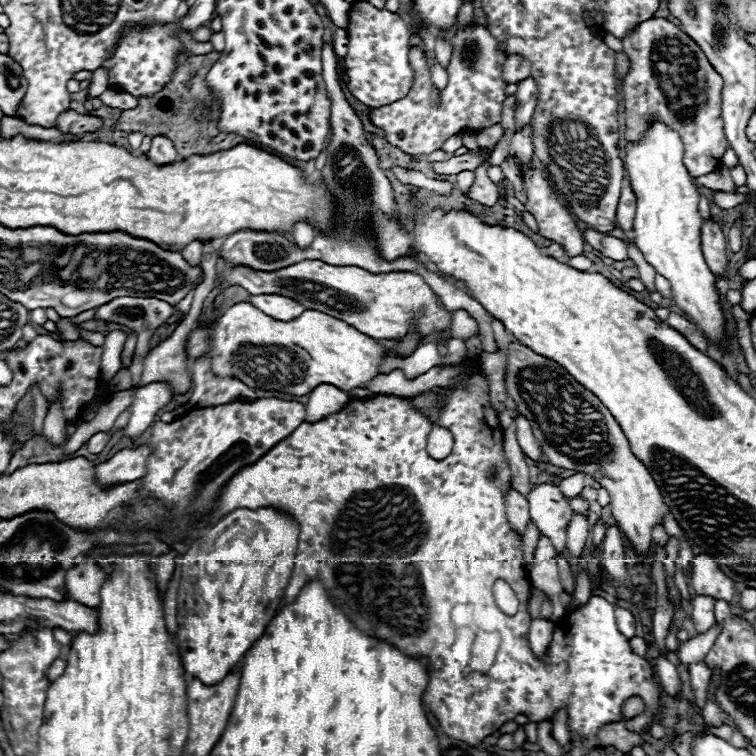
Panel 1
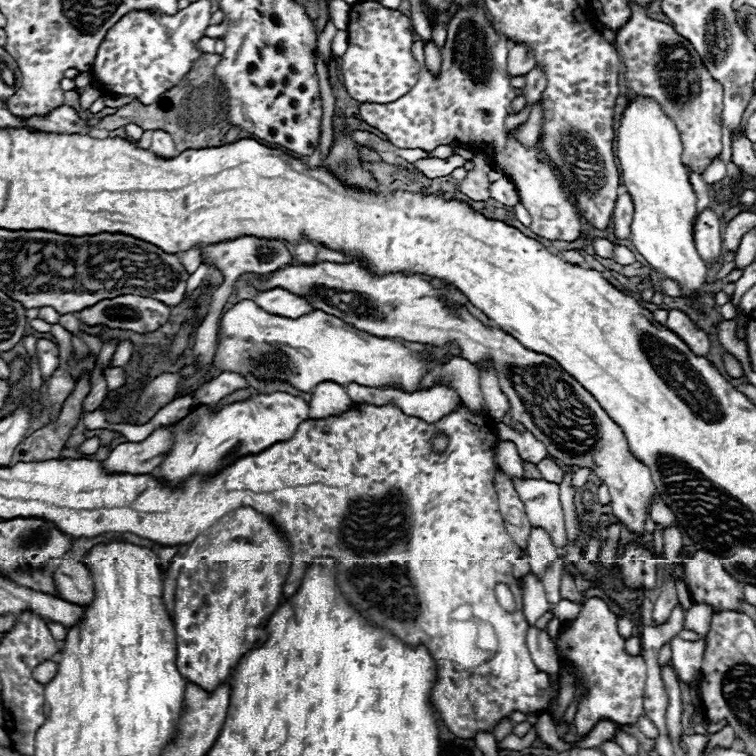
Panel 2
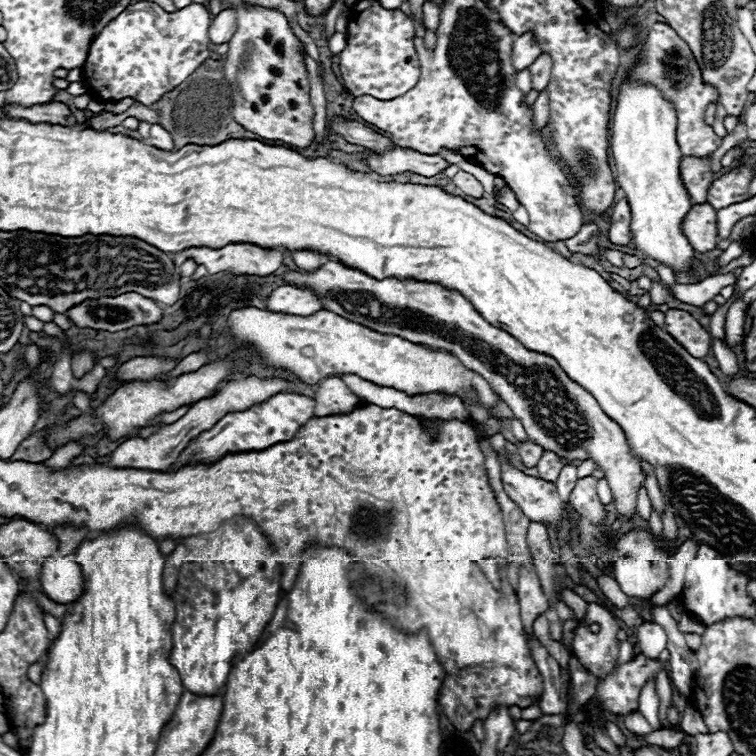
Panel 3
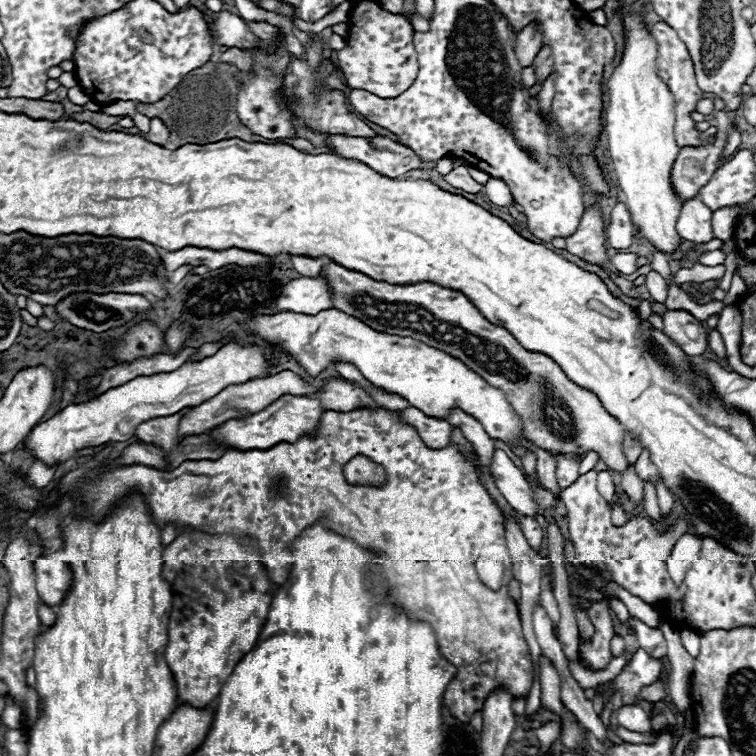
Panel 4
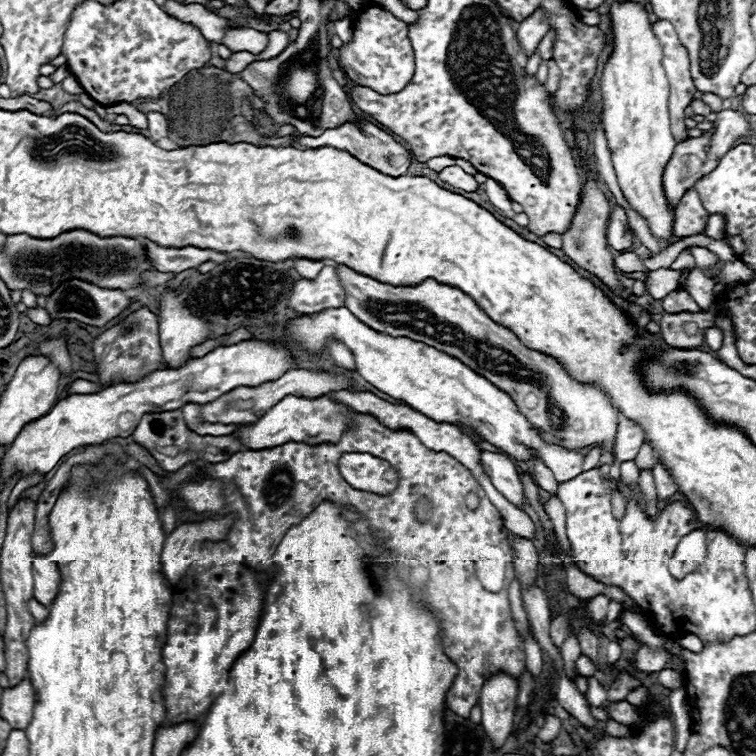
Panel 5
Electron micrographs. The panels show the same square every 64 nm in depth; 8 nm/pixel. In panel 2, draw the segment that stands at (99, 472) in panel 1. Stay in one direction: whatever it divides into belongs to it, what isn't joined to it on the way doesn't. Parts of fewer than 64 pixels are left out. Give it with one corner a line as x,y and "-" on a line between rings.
164,428
154,430
142,442
124,442
112,450
102,468
108,474
150,474
172,446
172,434

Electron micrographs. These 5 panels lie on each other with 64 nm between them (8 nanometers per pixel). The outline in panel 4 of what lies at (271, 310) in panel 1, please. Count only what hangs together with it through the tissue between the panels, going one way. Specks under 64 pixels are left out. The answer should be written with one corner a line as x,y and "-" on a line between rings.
298,278
290,280
280,296
276,298
276,308
282,312
296,314
316,314
332,306
326,282
320,278

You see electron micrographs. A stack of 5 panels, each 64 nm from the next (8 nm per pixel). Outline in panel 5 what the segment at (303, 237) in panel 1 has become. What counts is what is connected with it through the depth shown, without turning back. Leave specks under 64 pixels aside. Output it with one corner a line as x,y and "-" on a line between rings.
296,258
294,260
294,264
296,264
296,270
298,270
298,274
302,276
302,278
308,278
308,280
312,280
312,278
316,278
318,276
318,272
328,264
328,260
308,260
308,258

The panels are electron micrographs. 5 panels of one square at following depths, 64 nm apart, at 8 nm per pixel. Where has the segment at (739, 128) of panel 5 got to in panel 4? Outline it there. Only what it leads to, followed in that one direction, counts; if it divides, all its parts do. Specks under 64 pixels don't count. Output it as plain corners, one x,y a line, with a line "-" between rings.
718,112
718,132
716,144
706,148
680,148
680,154
672,168
672,184
676,194
682,200
690,200
698,196
700,188
712,178
716,168
720,166
720,154
724,150
724,140
728,138
728,118
726,112

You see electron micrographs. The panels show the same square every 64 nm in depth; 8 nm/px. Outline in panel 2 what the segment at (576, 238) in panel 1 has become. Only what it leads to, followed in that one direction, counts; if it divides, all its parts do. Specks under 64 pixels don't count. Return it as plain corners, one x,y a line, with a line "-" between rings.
472,6
470,10
458,10
448,24
446,48
442,50
442,76
434,78
426,68
422,42
416,42
412,46
412,54
420,66
416,86
392,104
360,104
360,116
366,124
384,132
388,142
396,148
420,148
432,152
452,140
458,140
472,150
488,146
490,152
486,154
492,156
496,168
512,178
520,192
520,202
530,212
530,230
548,240
574,242
582,230
580,214
568,200
554,168
548,166
538,150
522,148
502,130
504,116
512,112
510,102
518,96
518,90
510,86
510,76
506,72
508,50
510,42
492,30
482,8

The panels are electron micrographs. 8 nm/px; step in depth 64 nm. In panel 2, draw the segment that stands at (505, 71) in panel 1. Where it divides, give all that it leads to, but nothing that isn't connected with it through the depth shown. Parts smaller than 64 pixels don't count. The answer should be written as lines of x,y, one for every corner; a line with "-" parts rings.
514,46
508,54
508,62
506,62
506,70
510,76
526,76
530,70
534,68
534,60
532,60
532,52
528,52
528,48
524,46

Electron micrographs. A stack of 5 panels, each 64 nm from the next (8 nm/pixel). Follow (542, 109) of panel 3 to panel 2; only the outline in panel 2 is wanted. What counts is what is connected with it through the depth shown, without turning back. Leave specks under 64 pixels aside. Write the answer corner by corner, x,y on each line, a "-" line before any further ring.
540,102
532,108
528,120
520,126
520,130
516,132
516,140
521,142
527,148
534,147
540,136
540,126
542,126
542,110
540,110

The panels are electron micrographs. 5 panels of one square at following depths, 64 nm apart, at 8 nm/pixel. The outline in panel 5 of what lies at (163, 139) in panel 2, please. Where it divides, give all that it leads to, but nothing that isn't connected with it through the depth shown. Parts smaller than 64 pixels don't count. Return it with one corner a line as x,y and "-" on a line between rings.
150,112
148,116
148,130
150,130
150,140
158,142
168,134
168,122
160,112

